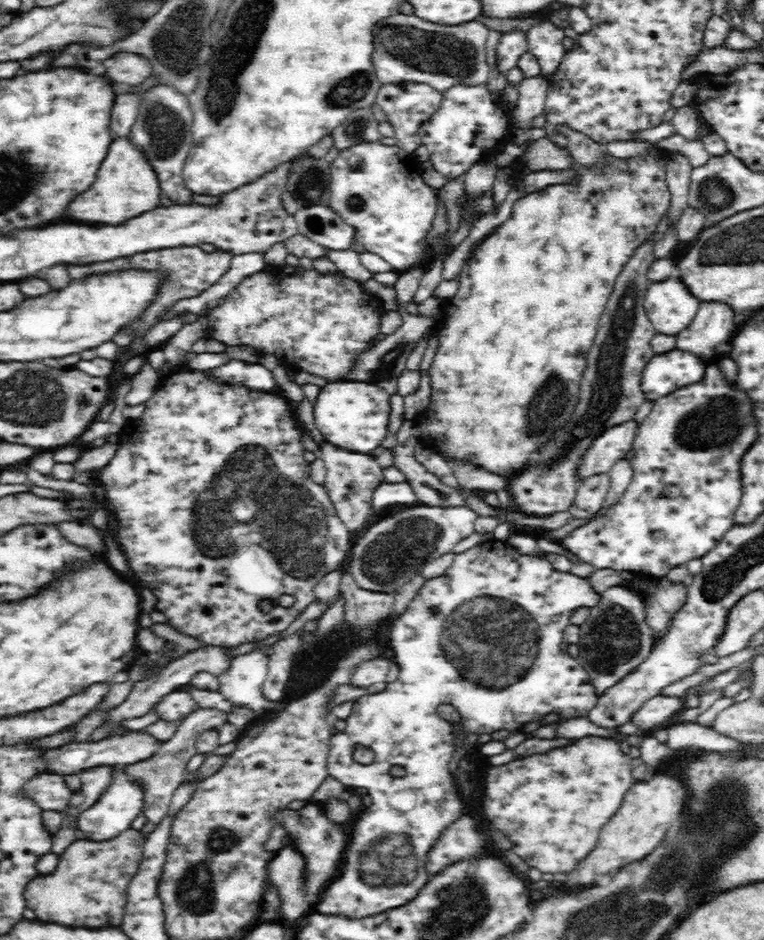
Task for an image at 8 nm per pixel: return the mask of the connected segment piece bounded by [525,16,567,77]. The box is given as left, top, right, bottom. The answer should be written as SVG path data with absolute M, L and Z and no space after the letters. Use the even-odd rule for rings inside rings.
M544 16L544 20L540 24L532 26L528 32L525 32L529 53L538 59L542 77L547 77L554 70L558 70L558 65L567 53L562 45L564 32L550 20Z

